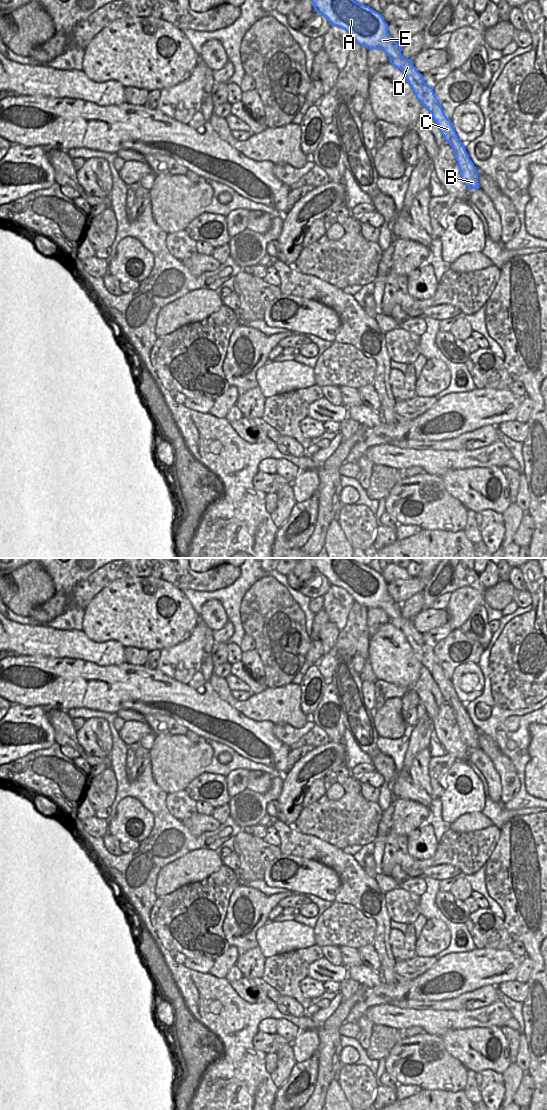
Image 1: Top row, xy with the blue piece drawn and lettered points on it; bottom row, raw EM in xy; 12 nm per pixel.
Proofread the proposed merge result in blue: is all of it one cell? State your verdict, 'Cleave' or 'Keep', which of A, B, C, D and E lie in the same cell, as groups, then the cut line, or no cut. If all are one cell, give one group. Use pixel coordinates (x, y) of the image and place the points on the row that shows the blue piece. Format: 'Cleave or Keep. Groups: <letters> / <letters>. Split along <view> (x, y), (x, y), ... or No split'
Keep. Groups: A B C D E. No split

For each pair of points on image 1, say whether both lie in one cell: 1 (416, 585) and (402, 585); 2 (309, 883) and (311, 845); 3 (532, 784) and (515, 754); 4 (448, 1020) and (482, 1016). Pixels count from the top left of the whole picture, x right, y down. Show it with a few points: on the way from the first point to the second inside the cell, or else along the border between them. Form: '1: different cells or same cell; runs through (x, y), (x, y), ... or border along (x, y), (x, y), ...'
1: same cell; runs through (413, 585), (405, 585)
2: different cells; border along (287, 854), (310, 858), (331, 869)
3: different cells; border along (528, 747), (529, 761), (525, 768), (527, 793)
4: same cell; runs through (456, 1020), (474, 1018)

